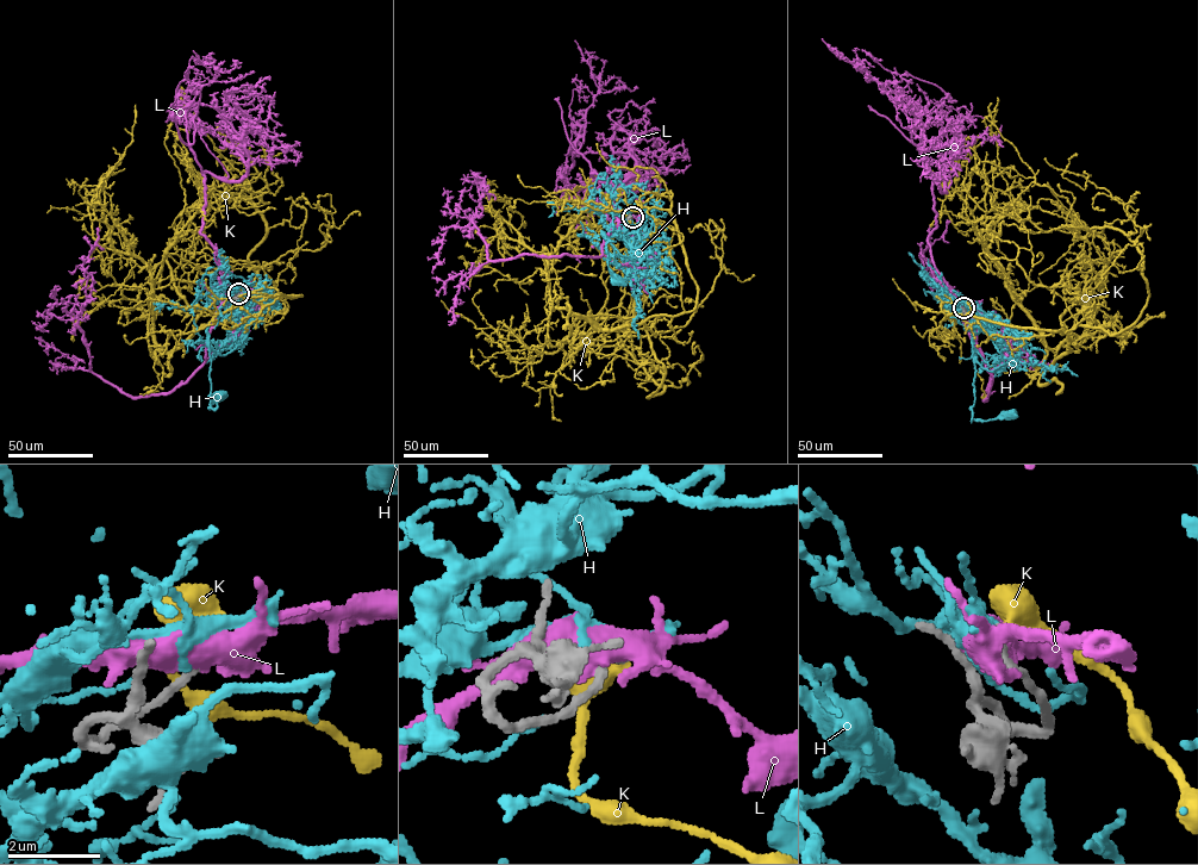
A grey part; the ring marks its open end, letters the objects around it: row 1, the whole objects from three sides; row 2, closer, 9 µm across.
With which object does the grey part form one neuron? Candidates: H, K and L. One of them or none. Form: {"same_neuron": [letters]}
{"same_neuron": []}

